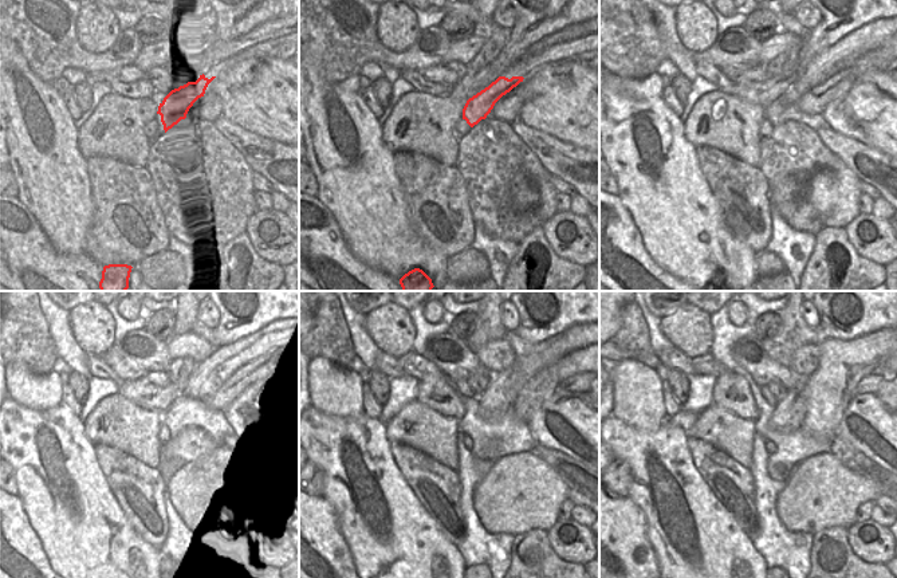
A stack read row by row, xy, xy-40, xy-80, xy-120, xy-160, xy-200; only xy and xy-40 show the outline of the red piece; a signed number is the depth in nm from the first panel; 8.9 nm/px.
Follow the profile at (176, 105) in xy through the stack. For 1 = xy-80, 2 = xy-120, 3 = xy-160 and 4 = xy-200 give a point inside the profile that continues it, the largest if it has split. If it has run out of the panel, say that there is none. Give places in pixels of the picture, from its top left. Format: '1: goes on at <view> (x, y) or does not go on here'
1: goes on at xy-80 (802, 85)
2: goes on at xy-120 (196, 381)
3: goes on at xy-160 (496, 381)
4: goes on at xy-200 (801, 381)

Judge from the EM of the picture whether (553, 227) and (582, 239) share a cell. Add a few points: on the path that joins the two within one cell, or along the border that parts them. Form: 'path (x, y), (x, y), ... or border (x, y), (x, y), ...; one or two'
path (562, 220), (571, 219), (578, 229); one

